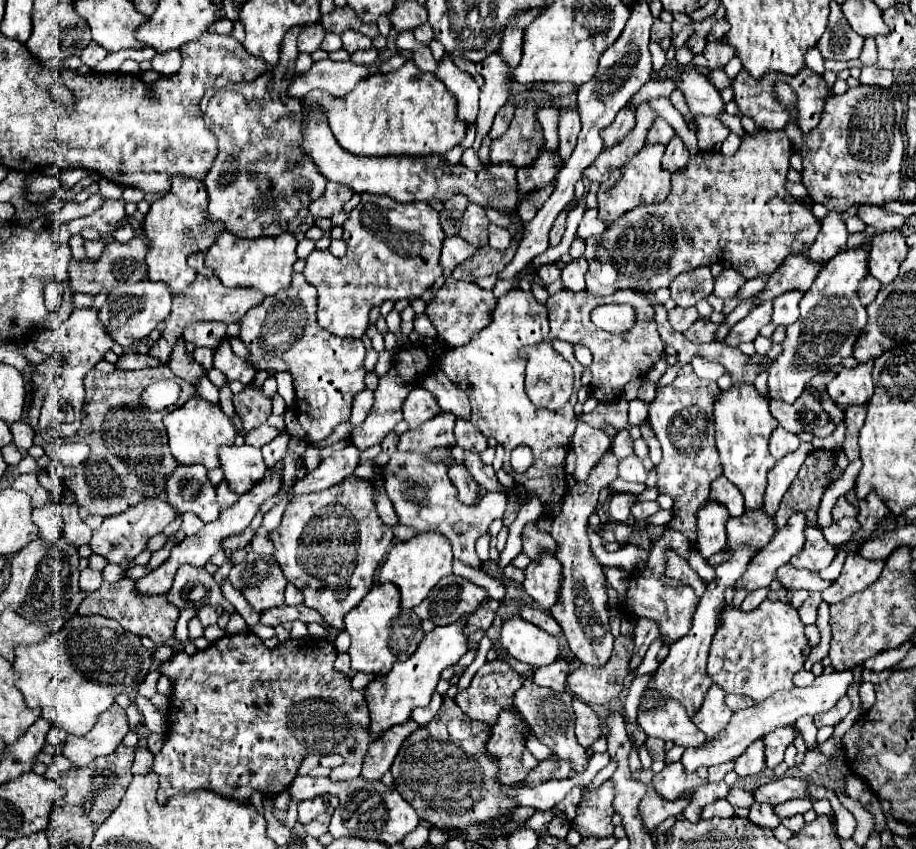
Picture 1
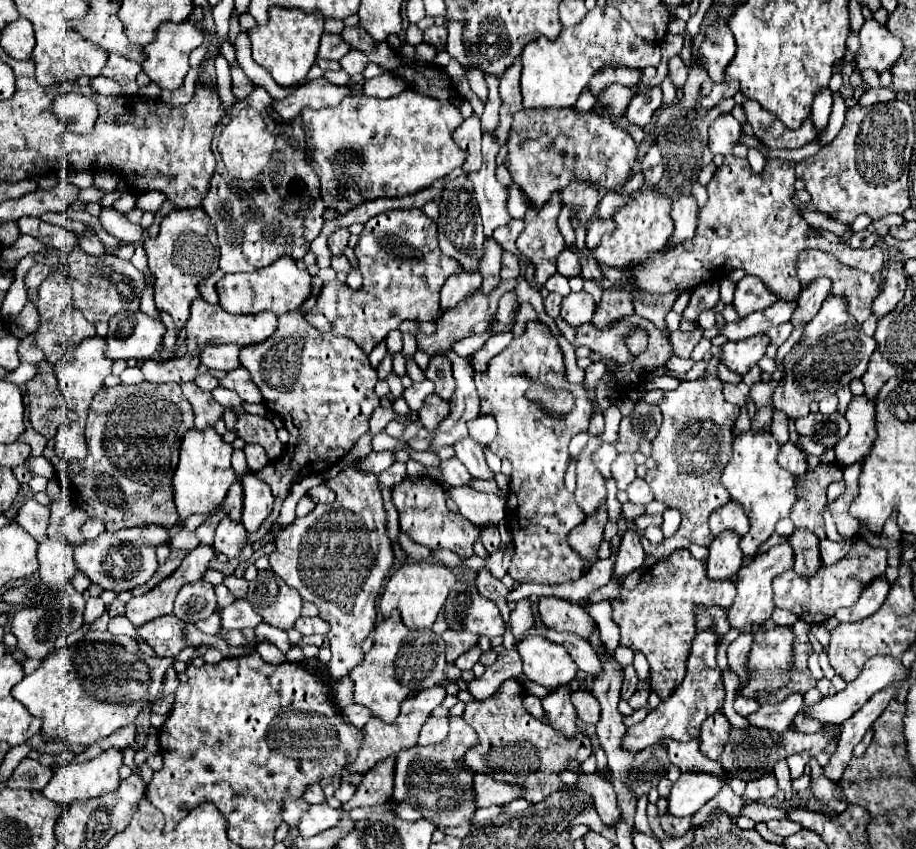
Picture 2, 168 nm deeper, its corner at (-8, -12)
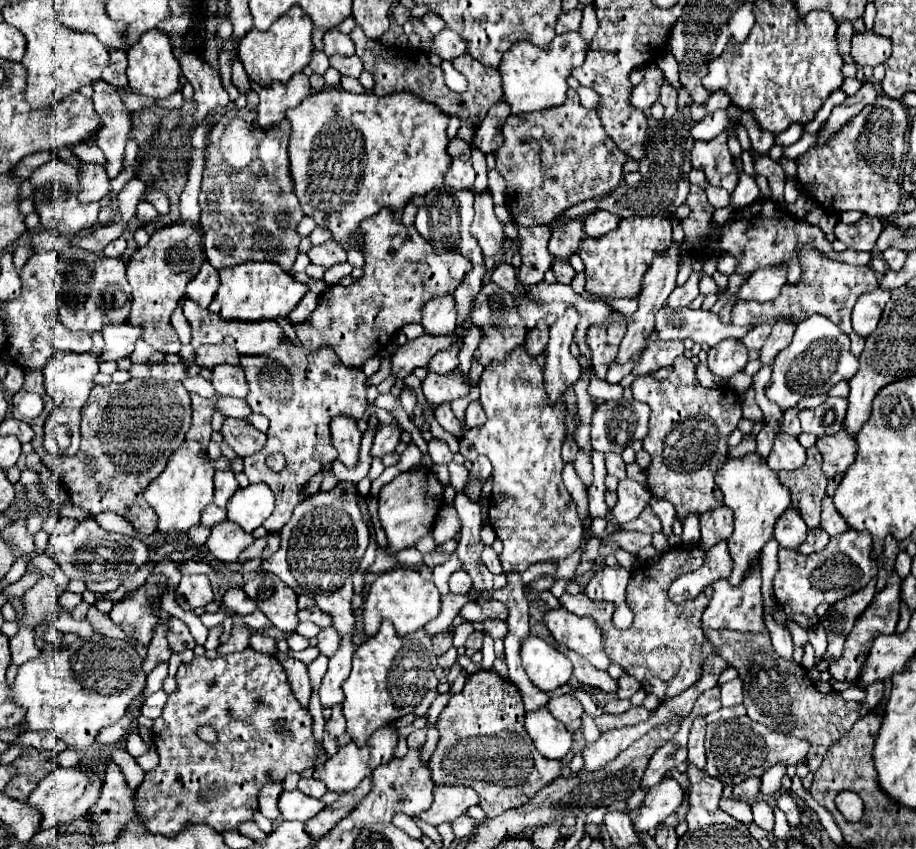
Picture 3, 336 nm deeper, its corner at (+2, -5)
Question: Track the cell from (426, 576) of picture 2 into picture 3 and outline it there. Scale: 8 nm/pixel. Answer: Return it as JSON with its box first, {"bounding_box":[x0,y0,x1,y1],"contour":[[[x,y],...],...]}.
{"bounding_box":[364,568,440,638],"contour":[[[398,568],[392,572],[384,572],[376,578],[376,582],[370,586],[368,598],[364,602],[364,632],[368,638],[378,632],[384,618],[392,620],[398,636],[412,634],[420,628],[424,628],[430,620],[434,620],[440,614],[440,592],[434,586],[434,582],[422,580],[422,576],[416,570]]]}

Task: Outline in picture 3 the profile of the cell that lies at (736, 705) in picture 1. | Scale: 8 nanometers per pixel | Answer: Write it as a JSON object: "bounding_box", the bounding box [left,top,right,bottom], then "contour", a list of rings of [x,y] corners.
{"bounding_box":[720,678,744,706],"contour":[[[736,678],[732,682],[726,682],[726,684],[720,684],[722,706],[742,704],[742,698],[744,698],[744,692],[742,692],[742,680],[740,678]]]}

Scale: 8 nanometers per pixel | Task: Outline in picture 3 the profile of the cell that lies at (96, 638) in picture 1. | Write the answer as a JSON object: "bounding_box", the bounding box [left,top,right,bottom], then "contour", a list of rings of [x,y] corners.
{"bounding_box":[12,634,146,750],"contour":[[[94,634],[90,640],[80,638],[68,650],[44,650],[38,658],[28,660],[18,668],[16,682],[12,686],[12,700],[26,708],[26,722],[30,730],[50,730],[74,750],[86,750],[94,744],[98,732],[110,724],[116,724],[130,702],[144,690],[146,676],[142,672],[142,658],[126,640],[114,640]]]}

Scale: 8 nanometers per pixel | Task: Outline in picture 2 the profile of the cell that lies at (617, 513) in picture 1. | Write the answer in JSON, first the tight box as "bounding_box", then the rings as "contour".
{"bounding_box":[614,529,644,579],"contour":[[[628,529],[620,541],[620,551],[614,563],[614,577],[624,579],[628,573],[638,569],[642,561],[644,561],[644,549],[640,545],[640,537],[636,535],[636,531]]]}

